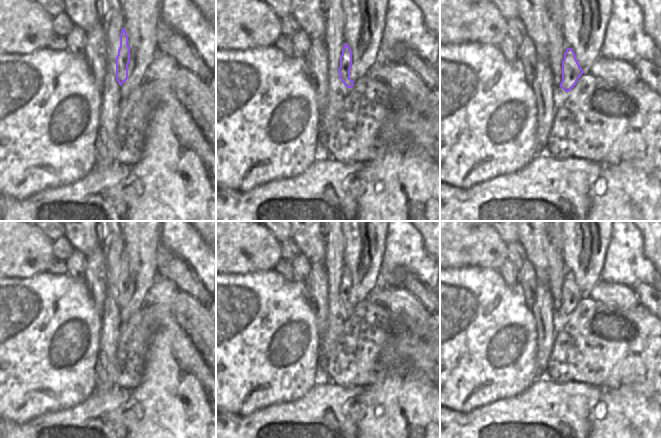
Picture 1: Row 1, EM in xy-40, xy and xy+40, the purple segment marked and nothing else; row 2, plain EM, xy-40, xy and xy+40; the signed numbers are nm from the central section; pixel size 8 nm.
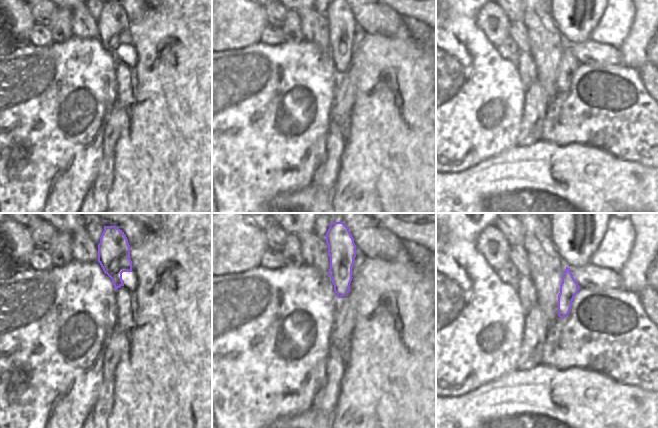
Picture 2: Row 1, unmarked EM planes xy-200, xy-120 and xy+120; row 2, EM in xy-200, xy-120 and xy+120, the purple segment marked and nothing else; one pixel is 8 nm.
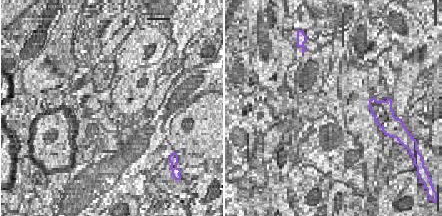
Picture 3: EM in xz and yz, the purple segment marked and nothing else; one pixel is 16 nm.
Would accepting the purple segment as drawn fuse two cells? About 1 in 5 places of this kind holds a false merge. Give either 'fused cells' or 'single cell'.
single cell

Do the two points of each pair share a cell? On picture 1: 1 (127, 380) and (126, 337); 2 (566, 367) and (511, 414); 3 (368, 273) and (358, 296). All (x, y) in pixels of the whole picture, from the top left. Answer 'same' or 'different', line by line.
1: same
2: different
3: same

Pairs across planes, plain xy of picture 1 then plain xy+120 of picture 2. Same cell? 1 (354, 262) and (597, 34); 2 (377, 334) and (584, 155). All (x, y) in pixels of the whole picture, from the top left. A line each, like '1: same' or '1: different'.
1: different
2: different

